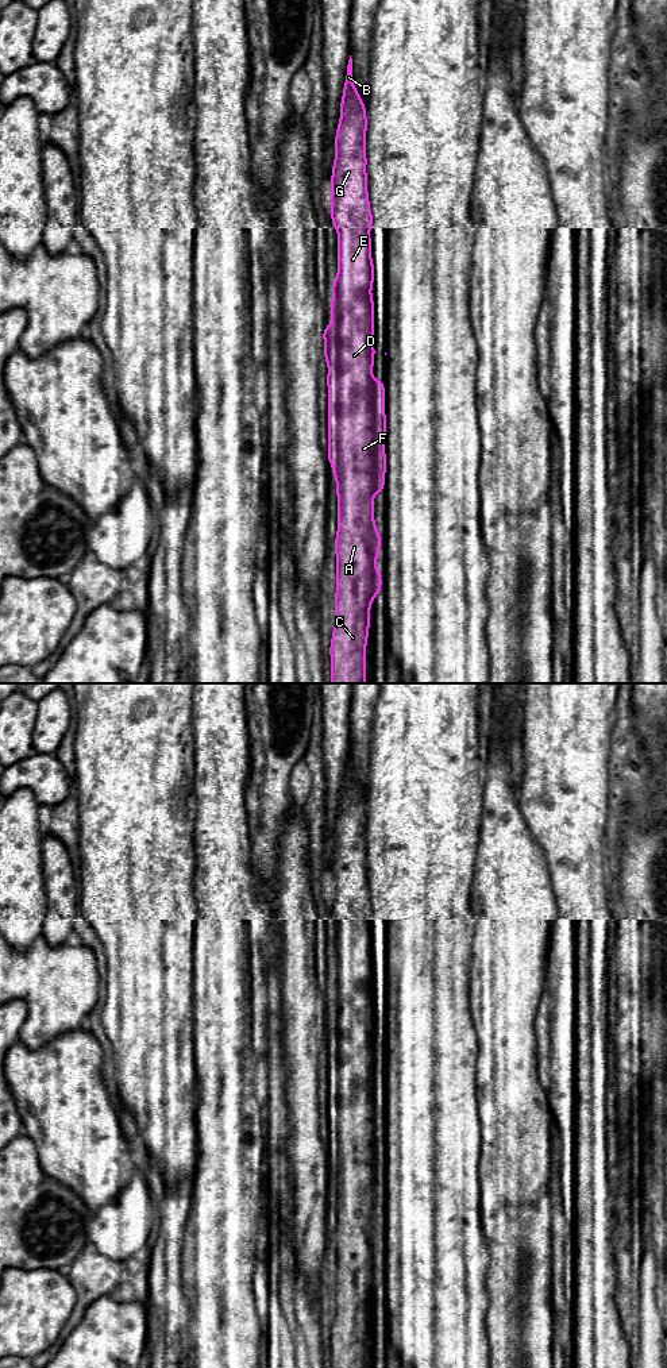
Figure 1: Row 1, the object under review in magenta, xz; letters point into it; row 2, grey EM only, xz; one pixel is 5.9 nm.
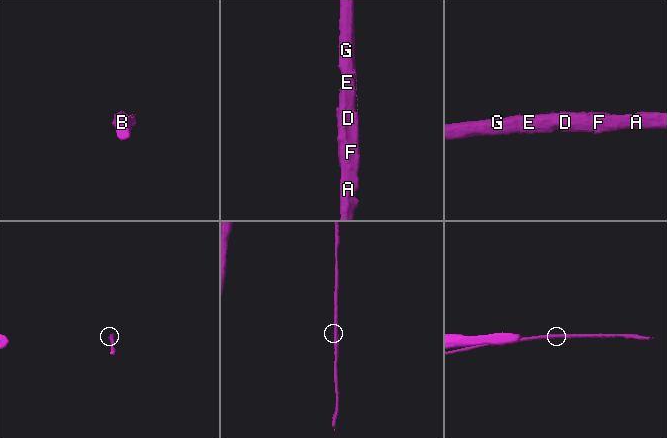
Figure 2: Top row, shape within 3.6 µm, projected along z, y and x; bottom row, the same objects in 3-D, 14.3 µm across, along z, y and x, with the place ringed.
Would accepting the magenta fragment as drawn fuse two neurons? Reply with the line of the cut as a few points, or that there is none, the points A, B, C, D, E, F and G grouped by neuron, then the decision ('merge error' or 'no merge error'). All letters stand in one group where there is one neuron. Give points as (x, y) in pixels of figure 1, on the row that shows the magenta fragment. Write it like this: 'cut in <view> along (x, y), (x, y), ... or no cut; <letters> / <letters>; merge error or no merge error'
no cut; A B C D E F G; no merge error

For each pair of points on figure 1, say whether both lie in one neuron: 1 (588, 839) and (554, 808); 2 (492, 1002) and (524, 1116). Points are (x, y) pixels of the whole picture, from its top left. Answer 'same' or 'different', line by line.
1: same
2: same

